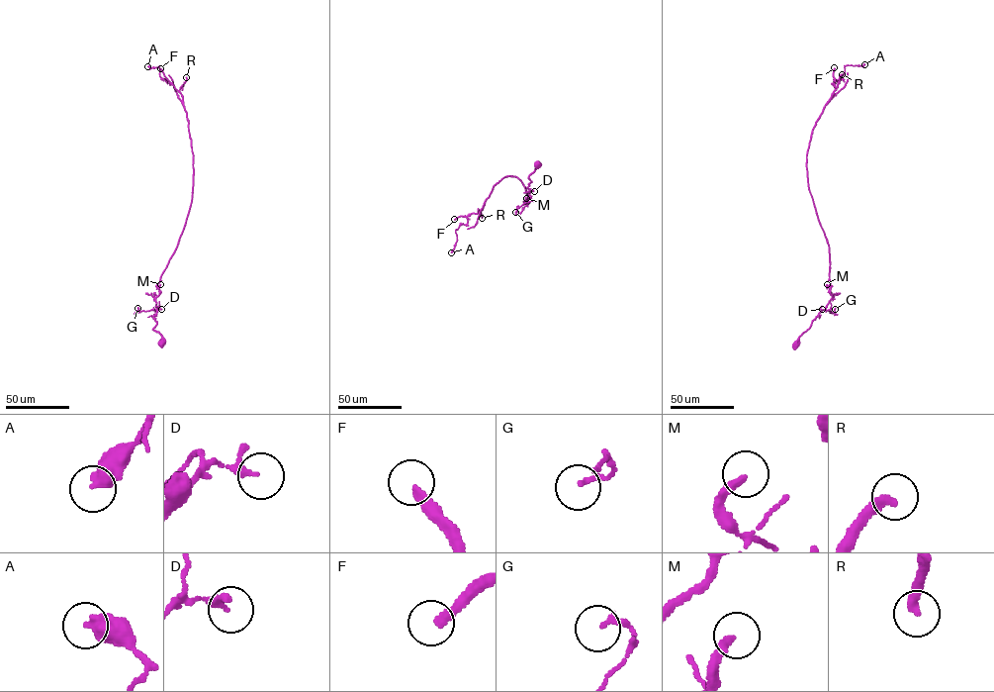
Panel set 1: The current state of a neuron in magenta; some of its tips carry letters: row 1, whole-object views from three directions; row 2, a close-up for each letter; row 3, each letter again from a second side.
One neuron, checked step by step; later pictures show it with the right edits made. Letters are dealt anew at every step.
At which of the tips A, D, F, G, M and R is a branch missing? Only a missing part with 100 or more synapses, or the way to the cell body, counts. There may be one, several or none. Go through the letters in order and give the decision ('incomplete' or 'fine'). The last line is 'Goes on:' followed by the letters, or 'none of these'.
A: fine
D: fine
F: incomplete
G: fine
M: fine
R: incomplete
Goes on: F, R

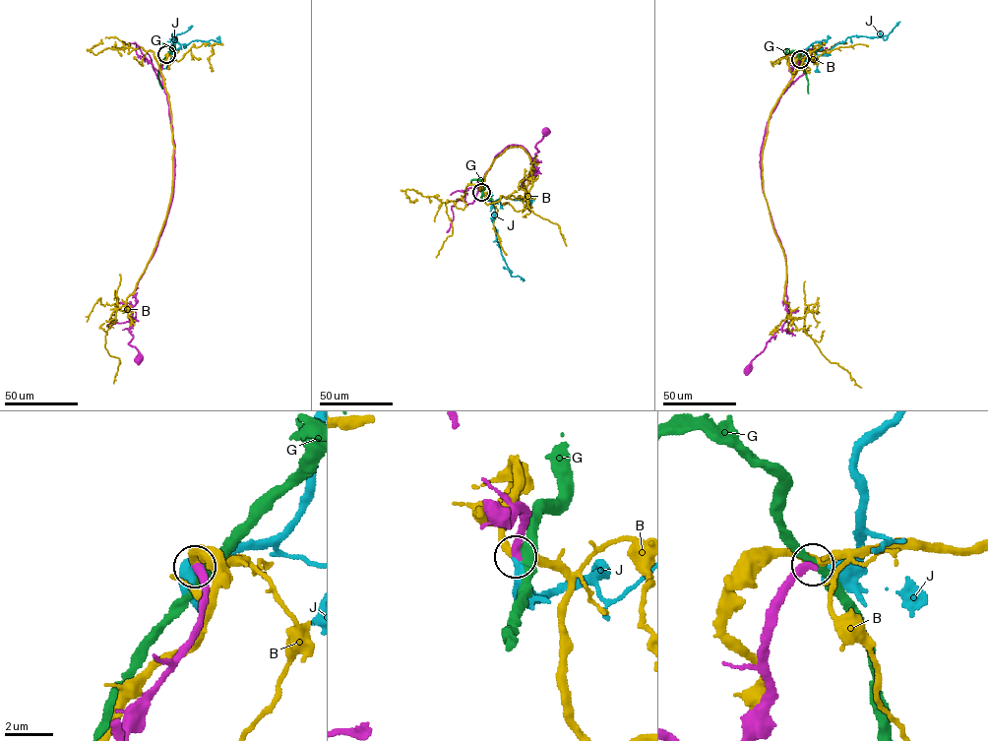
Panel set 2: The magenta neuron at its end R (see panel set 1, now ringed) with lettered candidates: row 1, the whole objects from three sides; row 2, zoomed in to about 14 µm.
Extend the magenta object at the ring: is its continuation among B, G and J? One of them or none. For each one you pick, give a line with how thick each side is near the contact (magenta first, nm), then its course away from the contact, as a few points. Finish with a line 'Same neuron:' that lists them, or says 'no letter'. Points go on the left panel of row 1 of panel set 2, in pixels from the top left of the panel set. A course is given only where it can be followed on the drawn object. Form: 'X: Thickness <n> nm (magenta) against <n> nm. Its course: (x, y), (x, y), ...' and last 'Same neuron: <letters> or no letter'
J: Thickness 340 nm (magenta) against 360 nm. Its course: (166, 54), (172, 51), (176, 41), (180, 46), (171, 52), (173, 35), (174, 38), (191, 26)
Same neuron: J

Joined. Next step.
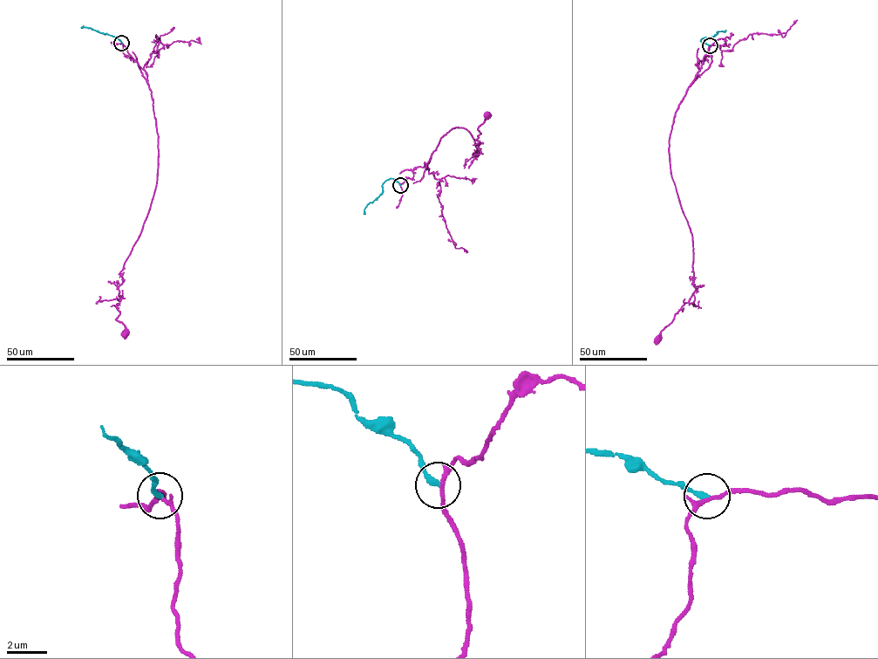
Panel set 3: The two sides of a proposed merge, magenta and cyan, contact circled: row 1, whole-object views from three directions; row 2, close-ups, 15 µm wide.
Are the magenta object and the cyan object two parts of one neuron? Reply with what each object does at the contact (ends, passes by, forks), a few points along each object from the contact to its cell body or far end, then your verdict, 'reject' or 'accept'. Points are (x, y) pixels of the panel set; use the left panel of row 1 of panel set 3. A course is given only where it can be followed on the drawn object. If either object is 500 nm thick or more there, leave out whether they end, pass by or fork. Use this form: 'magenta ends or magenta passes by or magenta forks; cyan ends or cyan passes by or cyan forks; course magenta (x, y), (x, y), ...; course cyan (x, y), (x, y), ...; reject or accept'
magenta passes by; cyan ends; course magenta (121, 43), (124, 54), (146, 76), (158, 151), (150, 209), (120, 272), (116, 319), (124, 326), (125, 333); course cyan (121, 43), (112, 36), (83, 25); reject

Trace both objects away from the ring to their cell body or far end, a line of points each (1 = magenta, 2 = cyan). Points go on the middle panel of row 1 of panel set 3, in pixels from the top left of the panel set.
1: (400, 185), (427, 164), (452, 128), (471, 133), (478, 156), (478, 126), (487, 115)
2: (400, 185), (394, 179), (386, 180), (383, 183), (382, 194), (369, 203), (364, 210), (365, 214)

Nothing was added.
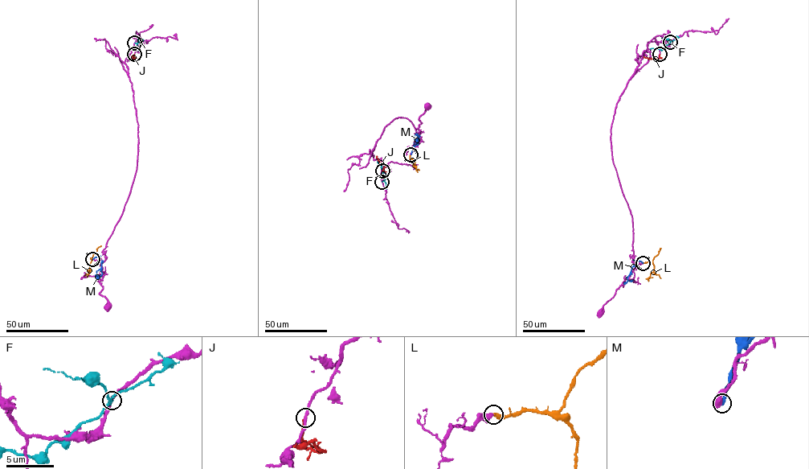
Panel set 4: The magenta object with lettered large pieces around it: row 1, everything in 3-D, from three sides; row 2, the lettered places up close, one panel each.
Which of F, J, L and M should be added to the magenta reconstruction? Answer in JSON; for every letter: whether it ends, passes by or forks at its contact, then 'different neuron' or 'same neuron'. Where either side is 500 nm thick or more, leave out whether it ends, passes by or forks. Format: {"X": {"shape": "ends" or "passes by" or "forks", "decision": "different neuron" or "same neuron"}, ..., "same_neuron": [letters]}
{"F": {"shape": "ends", "decision": "different neuron"}, "J": {"shape": "ends", "decision": "different neuron"}, "L": {"shape": "ends", "decision": "same neuron"}, "M": {"decision": "different neuron"}, "same_neuron": ["L"]}

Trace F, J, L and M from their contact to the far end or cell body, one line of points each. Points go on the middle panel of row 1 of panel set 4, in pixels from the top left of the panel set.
F: (382, 182), (384, 180), (383, 171), (377, 162)
J: (382, 170), (385, 166), (377, 156)
L: (410, 155), (410, 160), (414, 165), (415, 162), (410, 161)
M: (410, 154), (415, 143)

